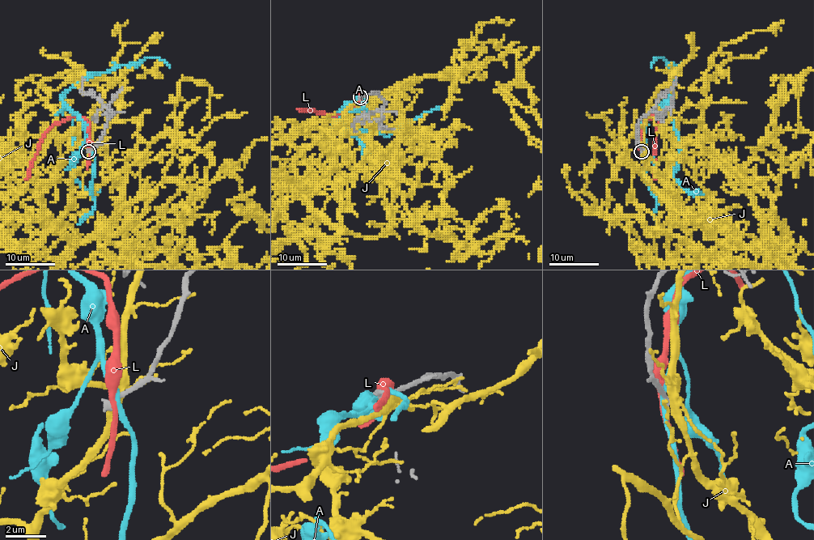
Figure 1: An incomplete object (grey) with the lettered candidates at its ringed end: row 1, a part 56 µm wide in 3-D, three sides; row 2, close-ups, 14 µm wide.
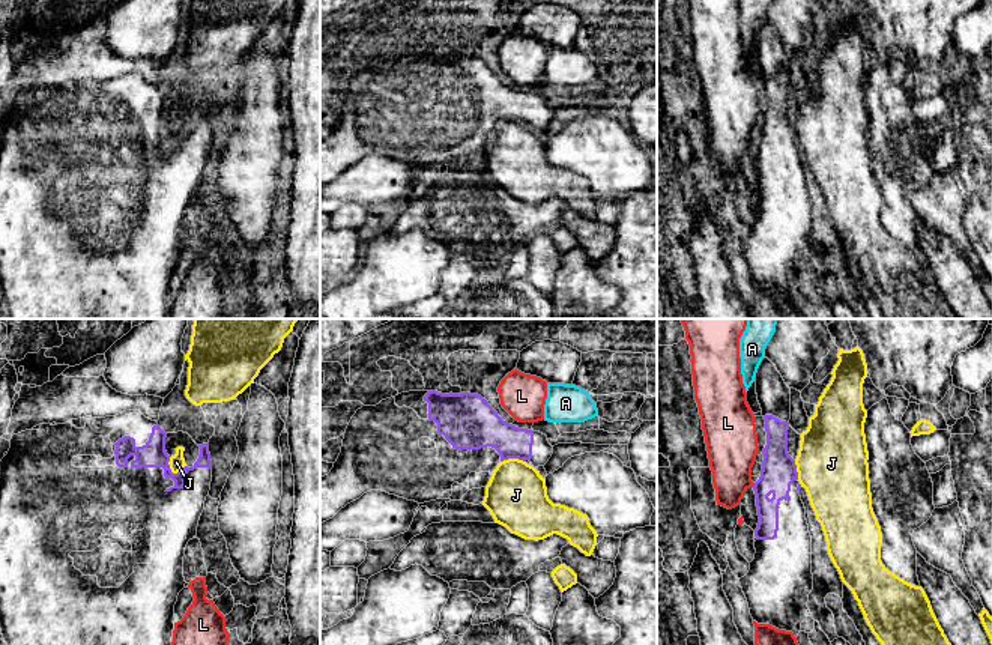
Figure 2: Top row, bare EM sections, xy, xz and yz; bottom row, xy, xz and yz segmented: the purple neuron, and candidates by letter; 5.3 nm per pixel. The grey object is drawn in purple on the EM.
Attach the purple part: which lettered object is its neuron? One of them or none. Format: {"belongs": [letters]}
{"belongs": []}

